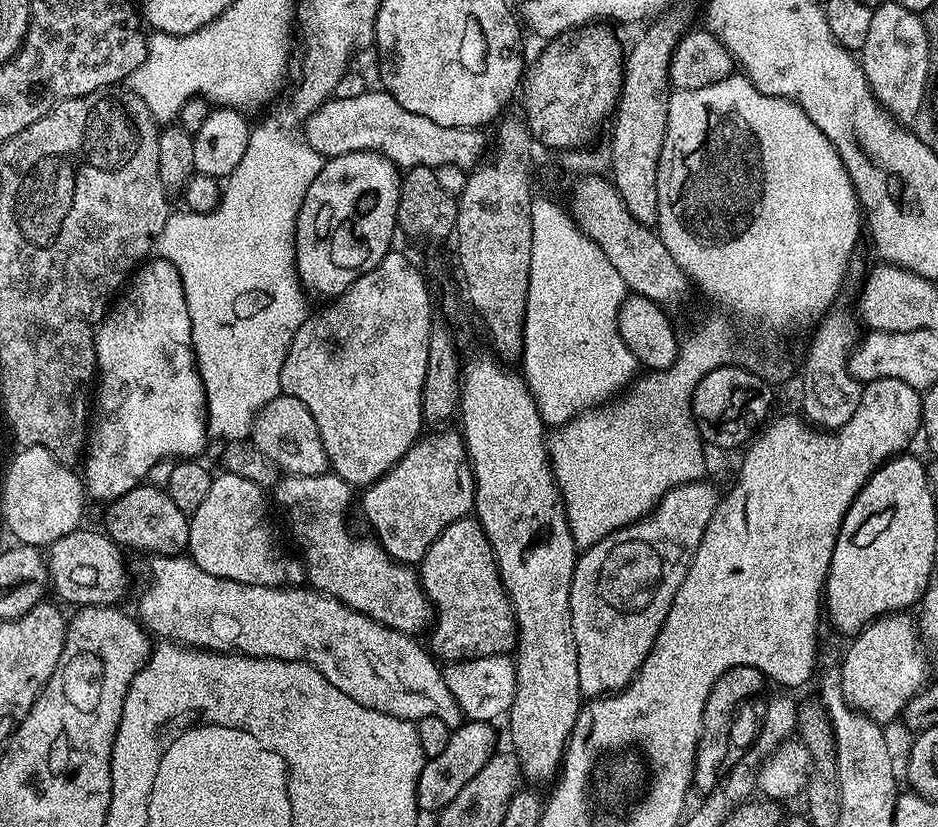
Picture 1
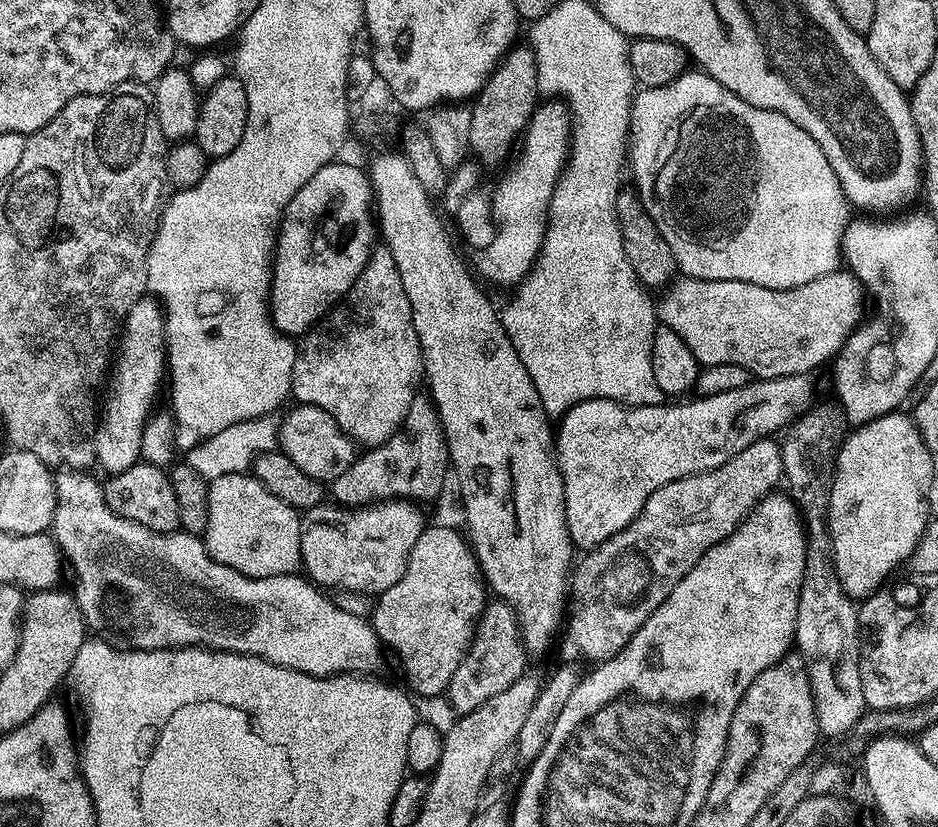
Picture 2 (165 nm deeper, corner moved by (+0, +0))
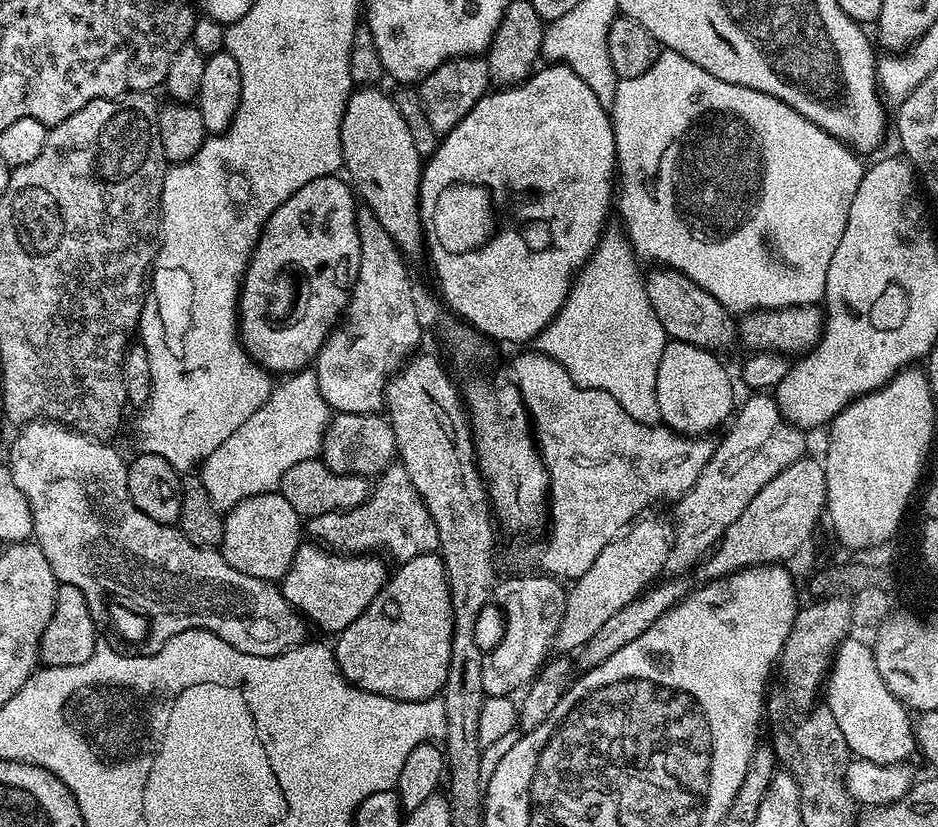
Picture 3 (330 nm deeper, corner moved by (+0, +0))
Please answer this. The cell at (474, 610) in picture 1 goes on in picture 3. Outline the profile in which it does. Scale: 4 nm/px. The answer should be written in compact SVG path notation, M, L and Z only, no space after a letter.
M427 552L418 558L410 558L399 565L397 572L393 571L389 575L383 590L366 606L366 610L350 626L346 626L335 637L334 651L336 661L340 667L340 673L346 679L352 681L357 688L363 692L373 692L379 696L389 696L395 700L431 700L443 689L444 683L448 680L448 671L450 670L450 650L452 649L452 603L450 602L450 590L448 589L448 575L444 569L444 561L439 555Z

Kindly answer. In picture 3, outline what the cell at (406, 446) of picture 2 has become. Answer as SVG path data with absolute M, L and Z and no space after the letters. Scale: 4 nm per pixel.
M389 464L379 473L376 482L368 498L356 508L311 517L306 524L307 535L309 532L313 541L341 554L372 554L379 550L381 553L389 552L396 562L418 558L427 552L435 553L440 546L438 526L434 526L430 510L426 510L418 490L414 490L410 474L406 474L403 464Z

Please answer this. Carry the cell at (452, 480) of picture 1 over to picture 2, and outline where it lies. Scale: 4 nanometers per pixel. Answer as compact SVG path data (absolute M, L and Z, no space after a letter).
M391 500L362 508L345 508L325 502L307 509L300 522L300 563L307 579L324 590L345 588L348 592L365 592L372 597L390 590L390 586L394 586L394 582L406 574L410 550L414 550L414 542L418 542L426 527L426 521L415 508L413 503L405 500Z

